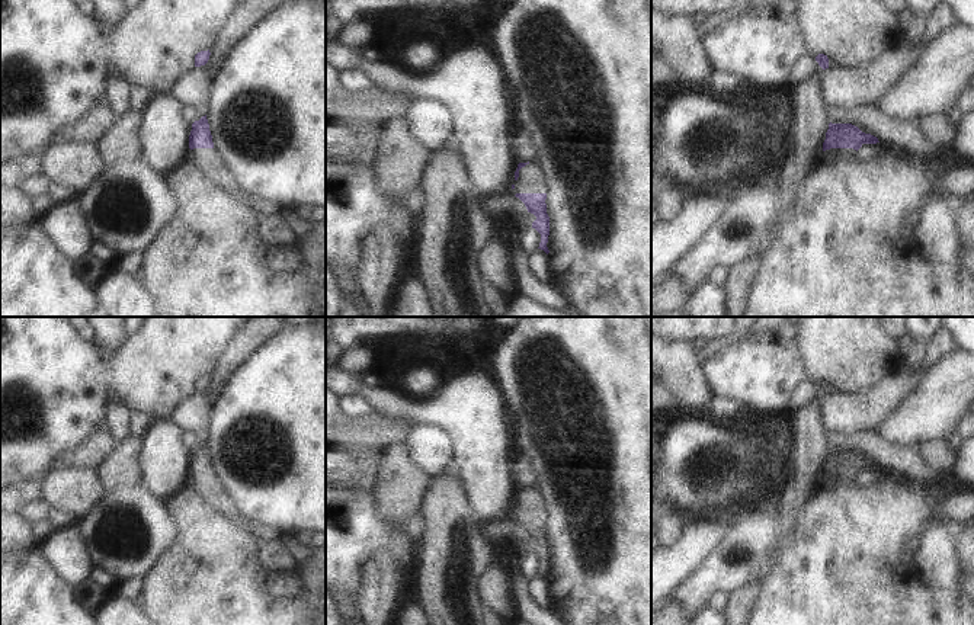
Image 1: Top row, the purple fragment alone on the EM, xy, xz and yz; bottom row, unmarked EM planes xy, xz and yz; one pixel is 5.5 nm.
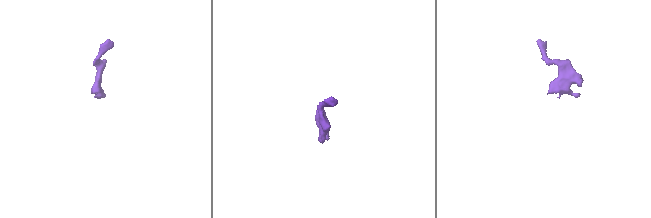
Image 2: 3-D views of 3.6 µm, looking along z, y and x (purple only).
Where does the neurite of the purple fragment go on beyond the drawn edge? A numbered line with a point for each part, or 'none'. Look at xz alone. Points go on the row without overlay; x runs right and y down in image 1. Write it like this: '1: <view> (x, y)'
1: xz (531, 506)

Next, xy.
1: xy (208, 486)

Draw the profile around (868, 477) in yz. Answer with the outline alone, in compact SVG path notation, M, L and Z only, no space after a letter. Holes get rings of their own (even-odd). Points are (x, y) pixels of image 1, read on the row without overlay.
M877 468L877 469L862 469L862 472L858 475L858 484L859 487L872 487L878 485L884 480L887 480L893 472L890 472L885 468Z

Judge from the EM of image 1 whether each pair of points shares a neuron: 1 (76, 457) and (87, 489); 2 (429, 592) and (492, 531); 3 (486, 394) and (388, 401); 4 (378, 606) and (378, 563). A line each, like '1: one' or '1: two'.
1: two
2: two
3: one
4: one

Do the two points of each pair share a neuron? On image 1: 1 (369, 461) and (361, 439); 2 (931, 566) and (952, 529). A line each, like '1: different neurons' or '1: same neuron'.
1: different neurons
2: different neurons

